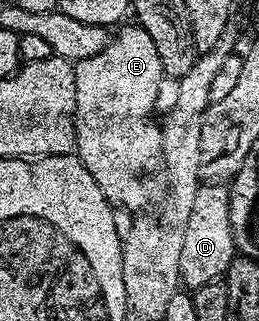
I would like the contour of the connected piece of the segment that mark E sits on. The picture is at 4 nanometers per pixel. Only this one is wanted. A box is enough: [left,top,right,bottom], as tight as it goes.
[73,23,165,211]

